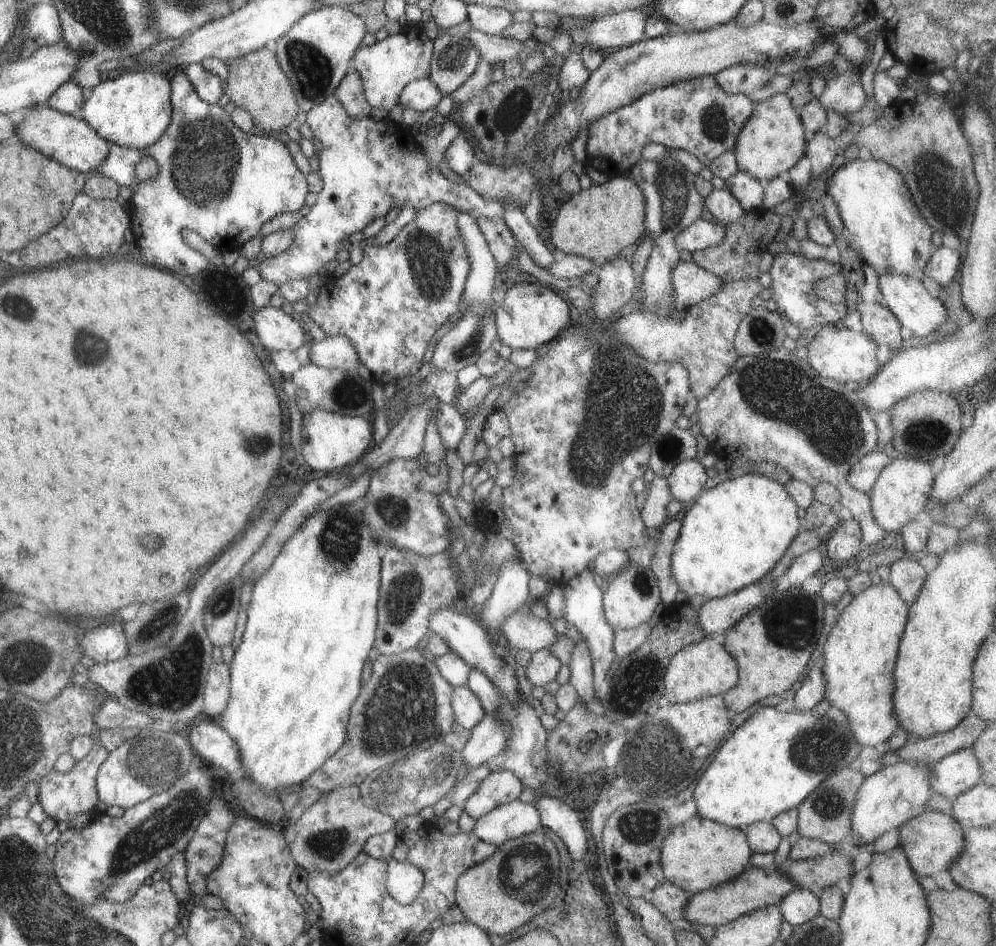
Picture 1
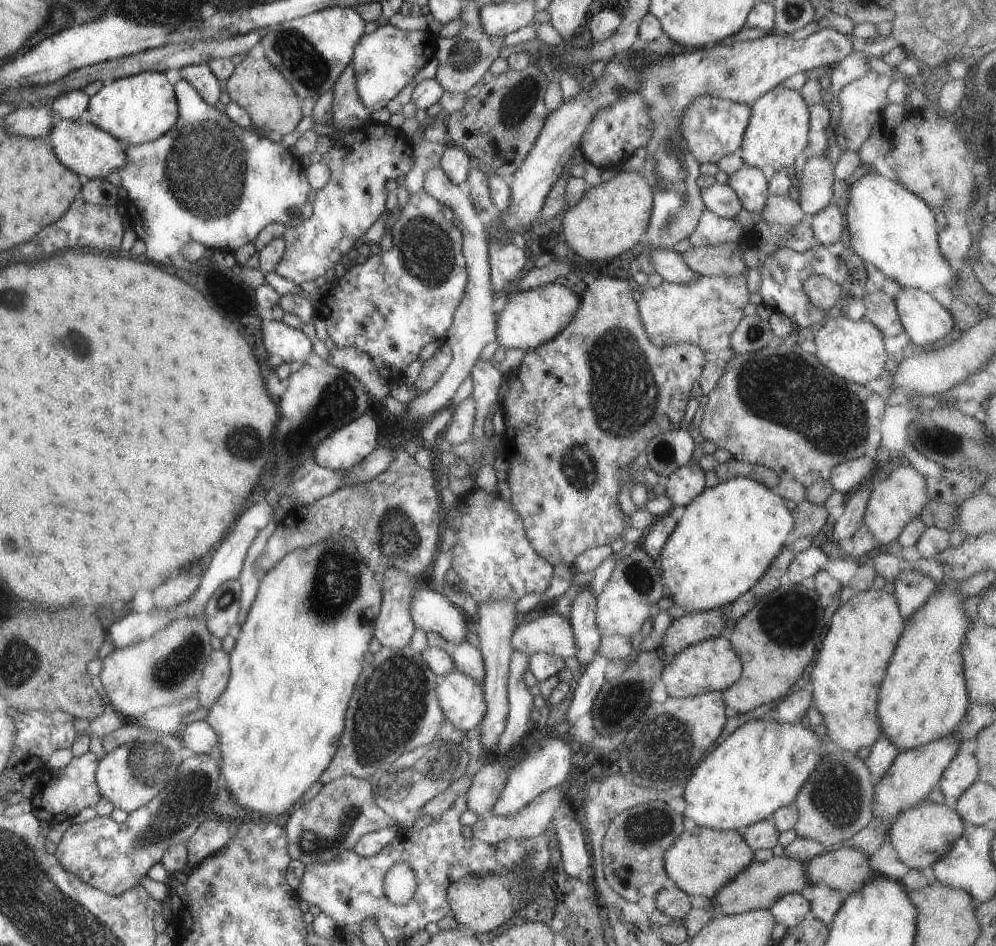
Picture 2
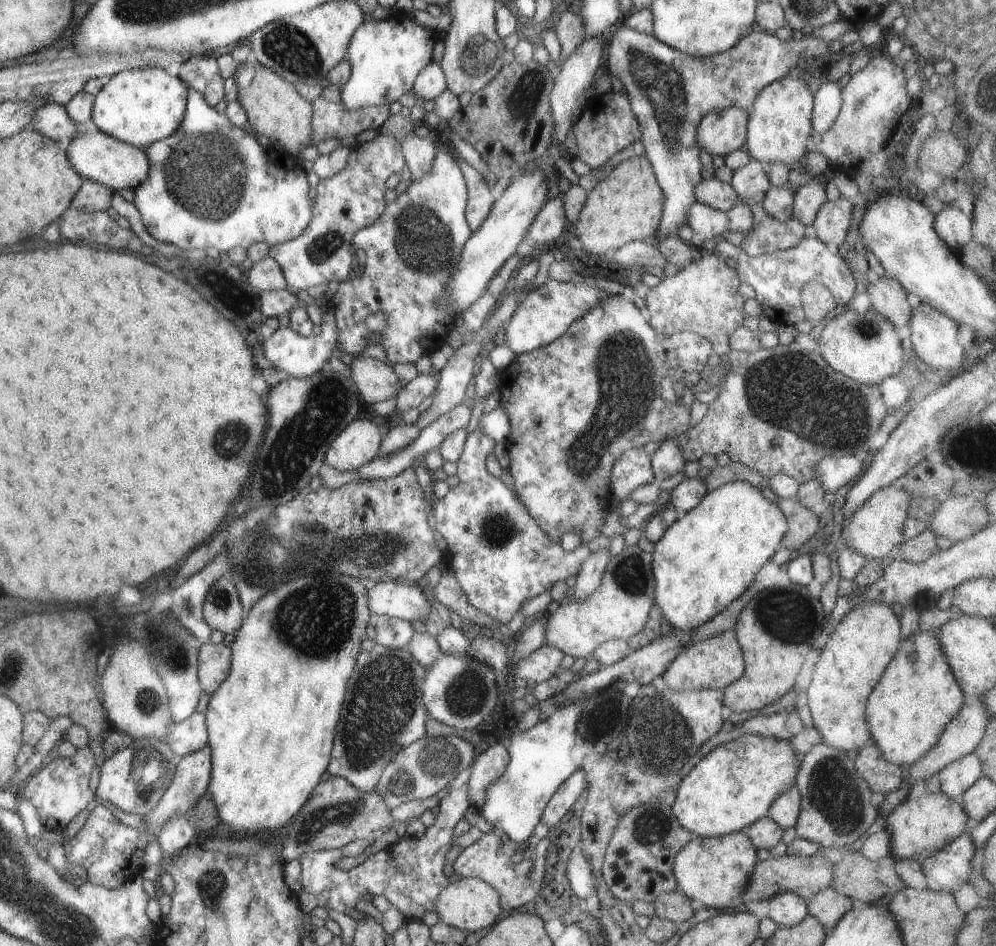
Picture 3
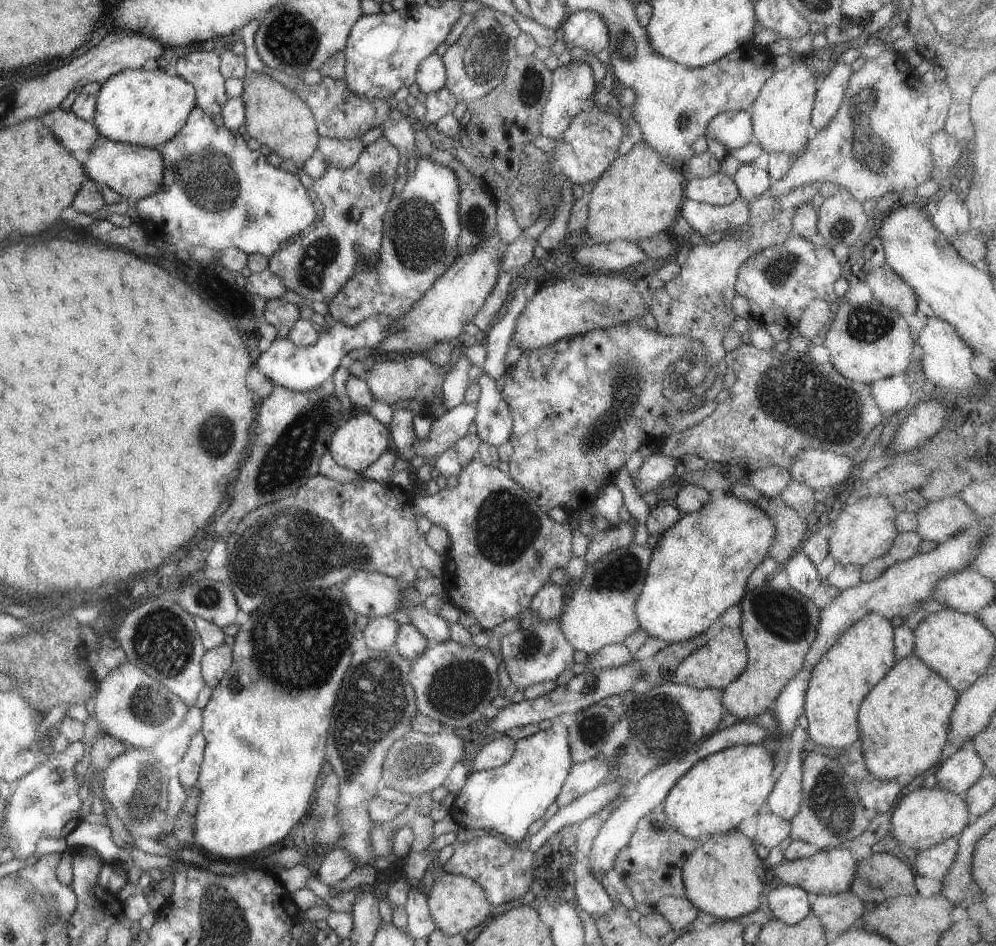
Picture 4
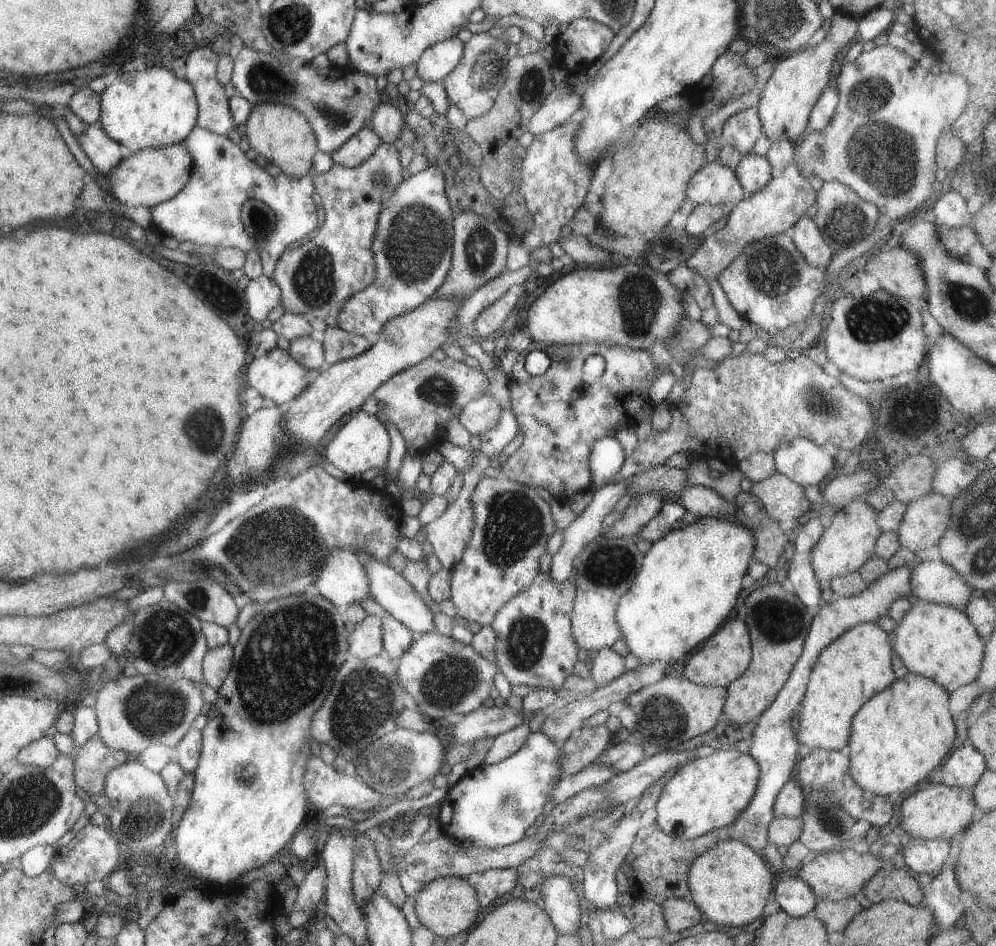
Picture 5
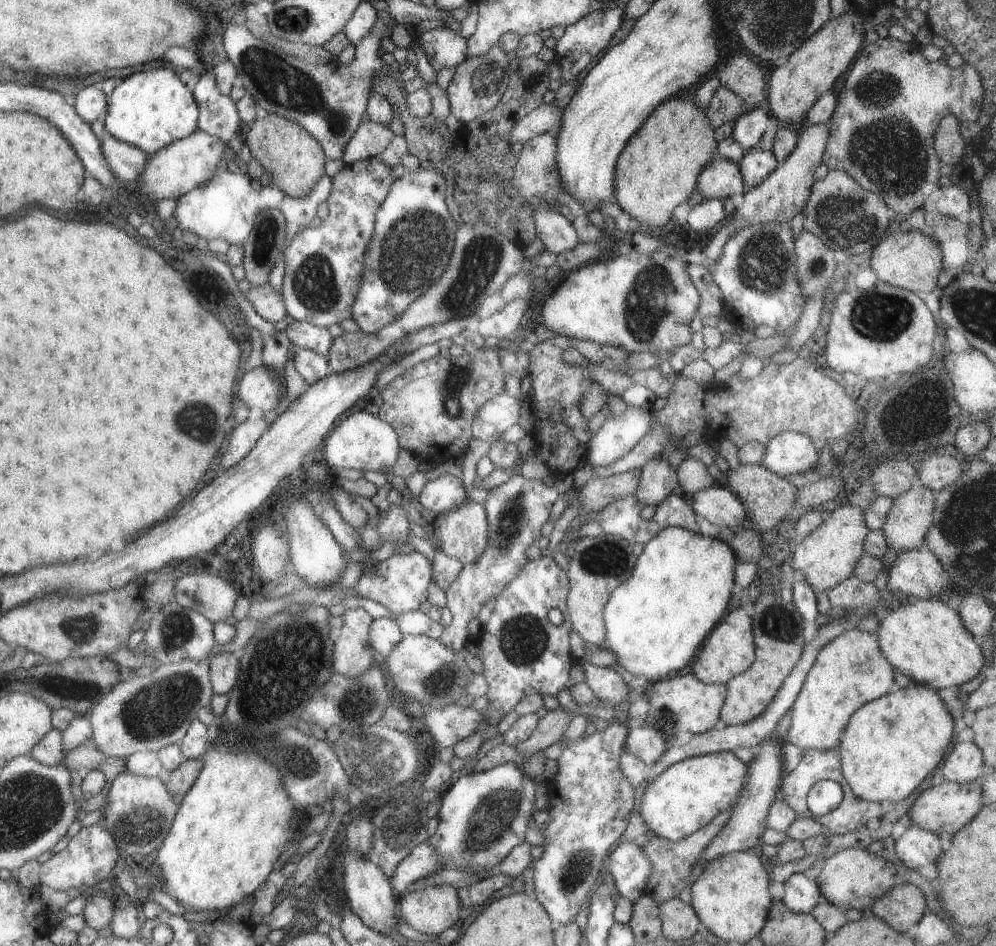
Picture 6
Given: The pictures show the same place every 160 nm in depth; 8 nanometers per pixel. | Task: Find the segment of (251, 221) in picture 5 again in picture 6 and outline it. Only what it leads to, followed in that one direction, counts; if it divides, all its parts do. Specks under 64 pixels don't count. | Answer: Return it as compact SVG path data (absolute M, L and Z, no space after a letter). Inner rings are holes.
M276 209L255 214L253 226L242 243L241 266L251 287L267 283L275 262L281 258L285 241L285 218Z

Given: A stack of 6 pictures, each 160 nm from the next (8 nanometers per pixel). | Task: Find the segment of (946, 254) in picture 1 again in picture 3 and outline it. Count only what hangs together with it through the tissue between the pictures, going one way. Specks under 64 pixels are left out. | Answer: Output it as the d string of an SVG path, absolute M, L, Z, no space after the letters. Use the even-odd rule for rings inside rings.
M953 203L948 207L934 214L933 230L948 248L955 252L961 245L972 240L970 231L972 219L959 212Z

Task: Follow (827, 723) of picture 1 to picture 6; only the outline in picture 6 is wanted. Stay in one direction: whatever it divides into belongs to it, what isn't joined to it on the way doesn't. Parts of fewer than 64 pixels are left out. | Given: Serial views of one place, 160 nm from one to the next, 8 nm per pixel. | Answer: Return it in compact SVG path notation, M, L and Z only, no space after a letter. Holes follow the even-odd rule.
M731 751L702 754L676 762L647 783L639 800L639 818L655 836L670 841L684 839L707 824L718 812L736 803L747 771L747 764Z

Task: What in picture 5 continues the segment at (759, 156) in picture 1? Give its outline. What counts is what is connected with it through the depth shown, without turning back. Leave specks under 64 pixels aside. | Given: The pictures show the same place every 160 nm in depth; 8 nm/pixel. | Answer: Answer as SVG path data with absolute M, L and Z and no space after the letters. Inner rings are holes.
M834 12L830 18L825 38L815 46L797 49L777 63L771 76L758 92L757 116L761 123L761 132L769 140L788 140L796 145L801 140L804 128L814 102L829 84L829 71L837 54L847 48L853 39L857 39L858 18Z

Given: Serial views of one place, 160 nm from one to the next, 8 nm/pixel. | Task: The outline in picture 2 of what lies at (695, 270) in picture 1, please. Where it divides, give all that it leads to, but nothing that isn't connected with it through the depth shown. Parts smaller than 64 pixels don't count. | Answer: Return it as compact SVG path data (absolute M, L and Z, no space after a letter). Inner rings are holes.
M653 249L649 254L652 266L668 283L686 284L693 282L699 275L694 273L683 261L678 251L672 249Z

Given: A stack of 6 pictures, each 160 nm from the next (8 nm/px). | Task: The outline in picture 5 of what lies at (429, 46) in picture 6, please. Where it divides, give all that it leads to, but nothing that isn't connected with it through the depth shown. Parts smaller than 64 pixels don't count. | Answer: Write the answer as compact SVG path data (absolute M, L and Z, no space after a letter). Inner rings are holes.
M455 36L427 47L414 62L416 76L424 83L440 83L459 62L462 42Z

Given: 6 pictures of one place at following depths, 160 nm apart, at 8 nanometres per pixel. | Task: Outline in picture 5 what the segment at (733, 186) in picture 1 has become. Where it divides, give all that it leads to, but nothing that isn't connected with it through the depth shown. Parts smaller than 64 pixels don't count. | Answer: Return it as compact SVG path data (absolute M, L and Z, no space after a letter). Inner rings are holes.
M751 152L742 155L734 169L734 173L741 185L743 198L751 196L751 194L763 188L772 177L767 159Z

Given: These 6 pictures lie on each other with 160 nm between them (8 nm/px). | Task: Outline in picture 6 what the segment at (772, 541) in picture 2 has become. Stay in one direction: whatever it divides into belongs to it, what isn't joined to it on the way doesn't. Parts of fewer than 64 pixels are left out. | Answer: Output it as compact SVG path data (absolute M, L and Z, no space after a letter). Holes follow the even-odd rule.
M679 527L662 529L643 546L629 578L609 594L601 612L605 630L605 640L601 647L611 650L615 655L615 663L633 677L641 676L650 684L673 677L692 663L705 638L723 619L731 598L736 564L733 550L717 538L695 534Z

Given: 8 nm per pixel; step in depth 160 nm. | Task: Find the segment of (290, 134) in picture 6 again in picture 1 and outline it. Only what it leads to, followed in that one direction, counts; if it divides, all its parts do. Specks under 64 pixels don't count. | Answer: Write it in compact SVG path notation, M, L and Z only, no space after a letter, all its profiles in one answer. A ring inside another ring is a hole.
M259 48L248 52L235 60L227 62L224 93L235 107L249 113L255 127L263 132L278 132L289 124L298 113L297 101L289 80L279 68L274 52L267 48Z

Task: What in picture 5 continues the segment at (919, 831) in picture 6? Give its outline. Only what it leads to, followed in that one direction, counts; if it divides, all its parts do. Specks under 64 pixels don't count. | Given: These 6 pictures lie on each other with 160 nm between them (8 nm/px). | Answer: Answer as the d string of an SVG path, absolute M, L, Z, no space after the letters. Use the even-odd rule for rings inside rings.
M911 839L902 849L905 866L913 872L932 875L947 858L952 844L948 839Z

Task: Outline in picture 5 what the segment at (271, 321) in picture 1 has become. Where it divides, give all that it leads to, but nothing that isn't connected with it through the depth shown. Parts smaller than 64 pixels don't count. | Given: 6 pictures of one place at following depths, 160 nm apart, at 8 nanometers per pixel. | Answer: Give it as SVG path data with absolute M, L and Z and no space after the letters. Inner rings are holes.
M275 346L264 356L251 360L245 378L247 378L247 388L254 388L262 396L264 404L280 405L298 397L319 372L320 370L308 372L304 366L292 359L288 351Z

